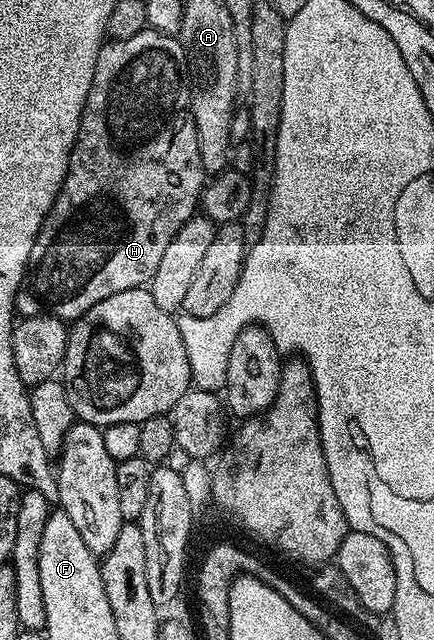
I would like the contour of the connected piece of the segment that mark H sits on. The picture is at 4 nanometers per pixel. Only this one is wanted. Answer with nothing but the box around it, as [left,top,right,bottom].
[28,28,208,320]

